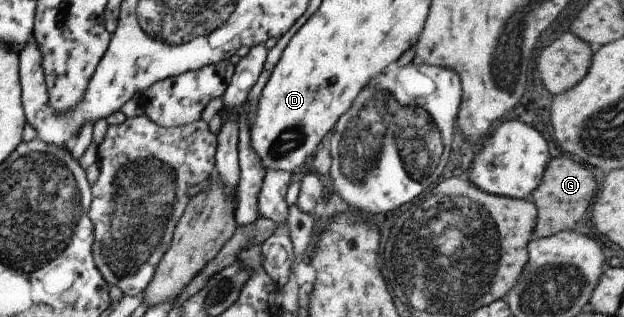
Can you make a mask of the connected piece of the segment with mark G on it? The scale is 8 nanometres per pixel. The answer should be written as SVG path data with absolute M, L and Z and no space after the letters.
M563 154L550 157L545 165L543 176L540 178L539 186L536 186L529 196L537 211L532 238L543 238L559 231L571 230L575 222L589 208L593 196L595 196L595 180L585 166L575 164Z

